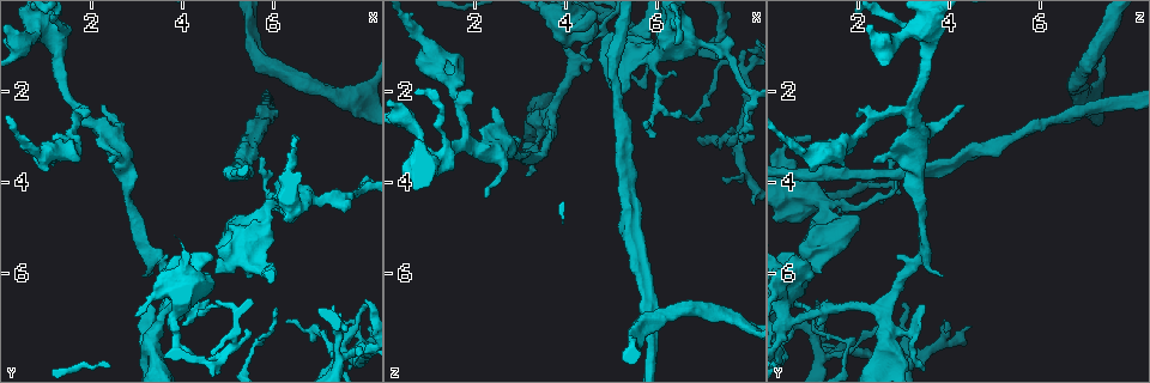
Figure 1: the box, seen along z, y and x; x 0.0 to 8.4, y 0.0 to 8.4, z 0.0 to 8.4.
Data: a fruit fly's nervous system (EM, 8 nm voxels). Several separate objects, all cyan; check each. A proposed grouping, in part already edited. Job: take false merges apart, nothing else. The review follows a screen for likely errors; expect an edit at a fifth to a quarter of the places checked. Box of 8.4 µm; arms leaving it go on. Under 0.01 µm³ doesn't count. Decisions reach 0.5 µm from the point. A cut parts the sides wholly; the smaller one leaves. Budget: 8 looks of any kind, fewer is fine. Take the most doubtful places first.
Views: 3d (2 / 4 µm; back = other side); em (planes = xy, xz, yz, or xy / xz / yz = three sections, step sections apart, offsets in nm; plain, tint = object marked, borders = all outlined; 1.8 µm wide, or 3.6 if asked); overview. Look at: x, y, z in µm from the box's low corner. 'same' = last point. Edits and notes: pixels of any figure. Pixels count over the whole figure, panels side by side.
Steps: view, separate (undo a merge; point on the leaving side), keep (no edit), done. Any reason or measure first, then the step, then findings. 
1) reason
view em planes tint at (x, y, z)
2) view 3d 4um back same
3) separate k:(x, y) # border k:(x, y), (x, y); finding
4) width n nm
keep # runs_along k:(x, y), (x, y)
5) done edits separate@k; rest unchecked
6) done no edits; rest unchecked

a narrow waist
view em planes tint at (4.20, 6.90, 1.30)

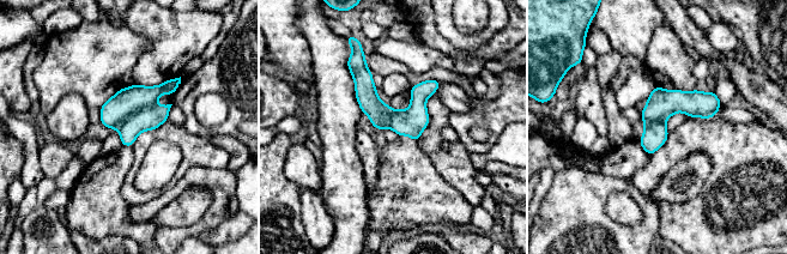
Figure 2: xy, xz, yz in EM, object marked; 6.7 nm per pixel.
width 190 nm
separate 2:(151, 118) # border 2:(152, 104), (132, 113), (116, 127); a second cell is stuck on

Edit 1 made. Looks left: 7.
three-way junction
view 3d 2um at (1.45, 3.00, 1.90)

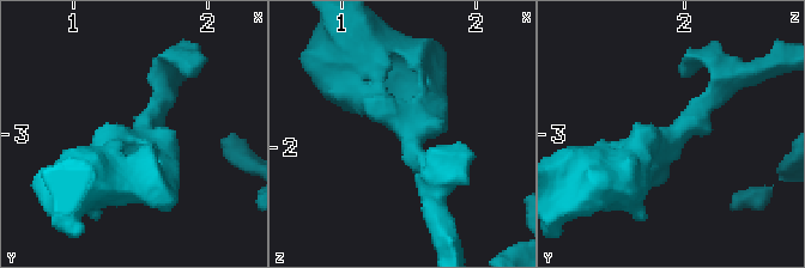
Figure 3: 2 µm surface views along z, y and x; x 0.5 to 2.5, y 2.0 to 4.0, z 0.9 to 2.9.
need the tissue
view em xz step 16 tint at (1.50, 3.06, 1.90)

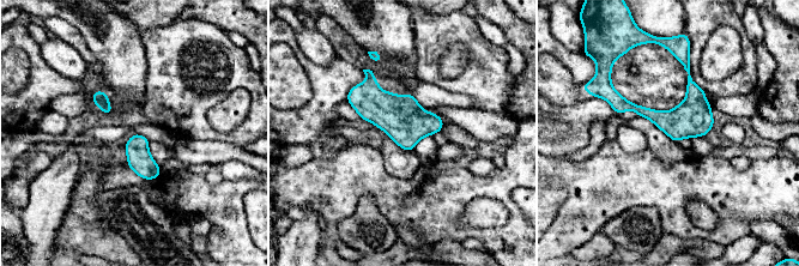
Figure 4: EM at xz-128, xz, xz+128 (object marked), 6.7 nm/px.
width 150 nm
keep # one cell here

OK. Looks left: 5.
done edits separate@2; rest unchecked

